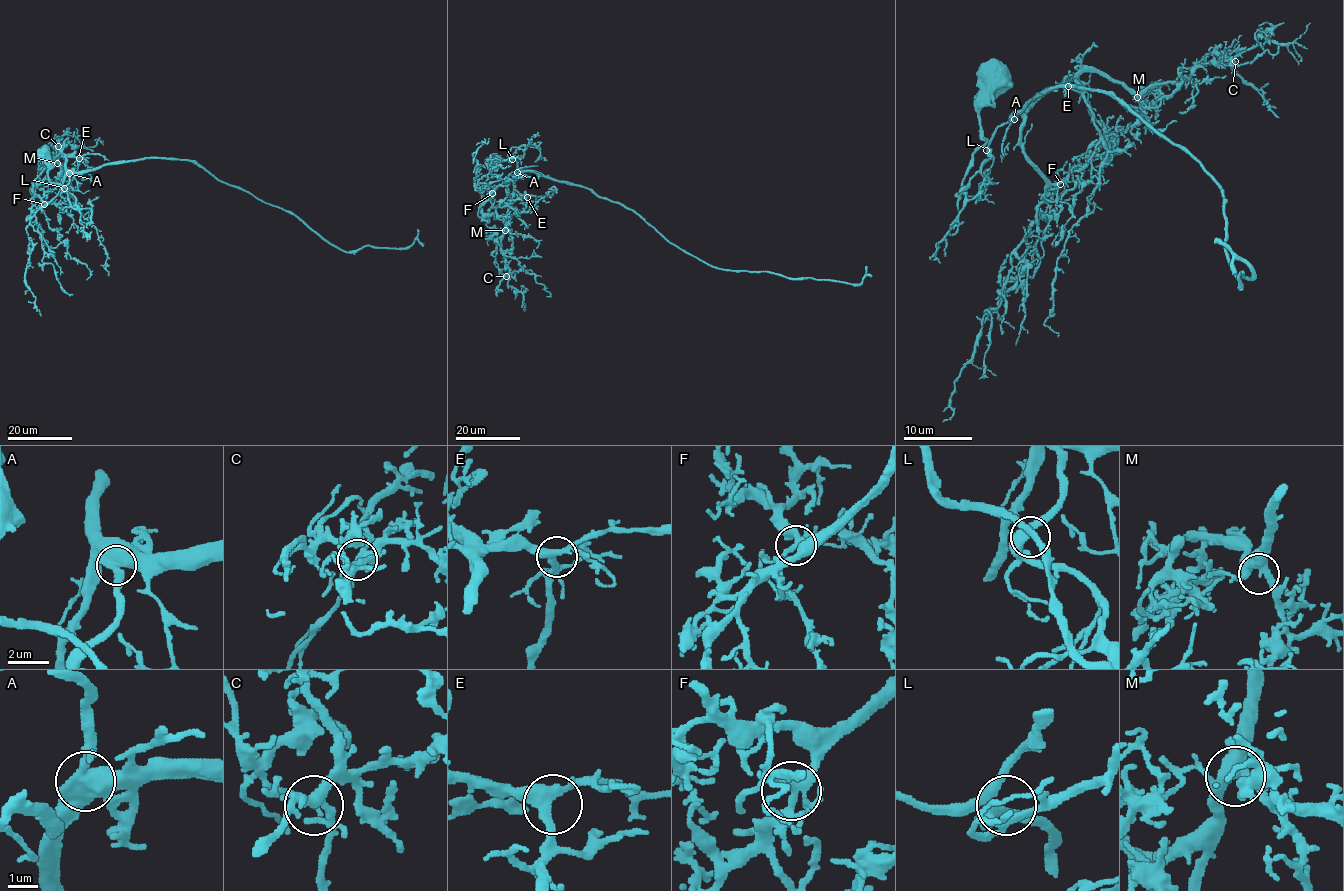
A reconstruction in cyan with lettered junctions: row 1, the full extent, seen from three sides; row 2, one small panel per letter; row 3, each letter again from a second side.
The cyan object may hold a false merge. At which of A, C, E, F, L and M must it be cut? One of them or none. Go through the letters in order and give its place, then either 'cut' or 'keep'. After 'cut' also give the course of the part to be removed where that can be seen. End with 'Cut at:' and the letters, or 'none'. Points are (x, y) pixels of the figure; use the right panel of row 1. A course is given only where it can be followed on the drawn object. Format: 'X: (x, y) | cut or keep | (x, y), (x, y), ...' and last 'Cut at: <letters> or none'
A: (1014, 119) | keep
C: (1235, 61) | keep
E: (1068, 86) | keep
F: (1060, 184) | keep
L: (986, 150) | keep
M: (1137, 97) | keep
Cut at: none

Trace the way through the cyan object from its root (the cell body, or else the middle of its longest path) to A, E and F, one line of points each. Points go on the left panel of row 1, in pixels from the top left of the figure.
A: (45, 155), (51, 163), (48, 172), (50, 181), (64, 186), (69, 181), (69, 173)
E: (45, 155), (51, 163), (48, 179), (62, 186), (69, 181), (66, 159), (79, 158)
F: (45, 155), (51, 163), (48, 179), (62, 186), (69, 181), (67, 172), (60, 191), (44, 204)

